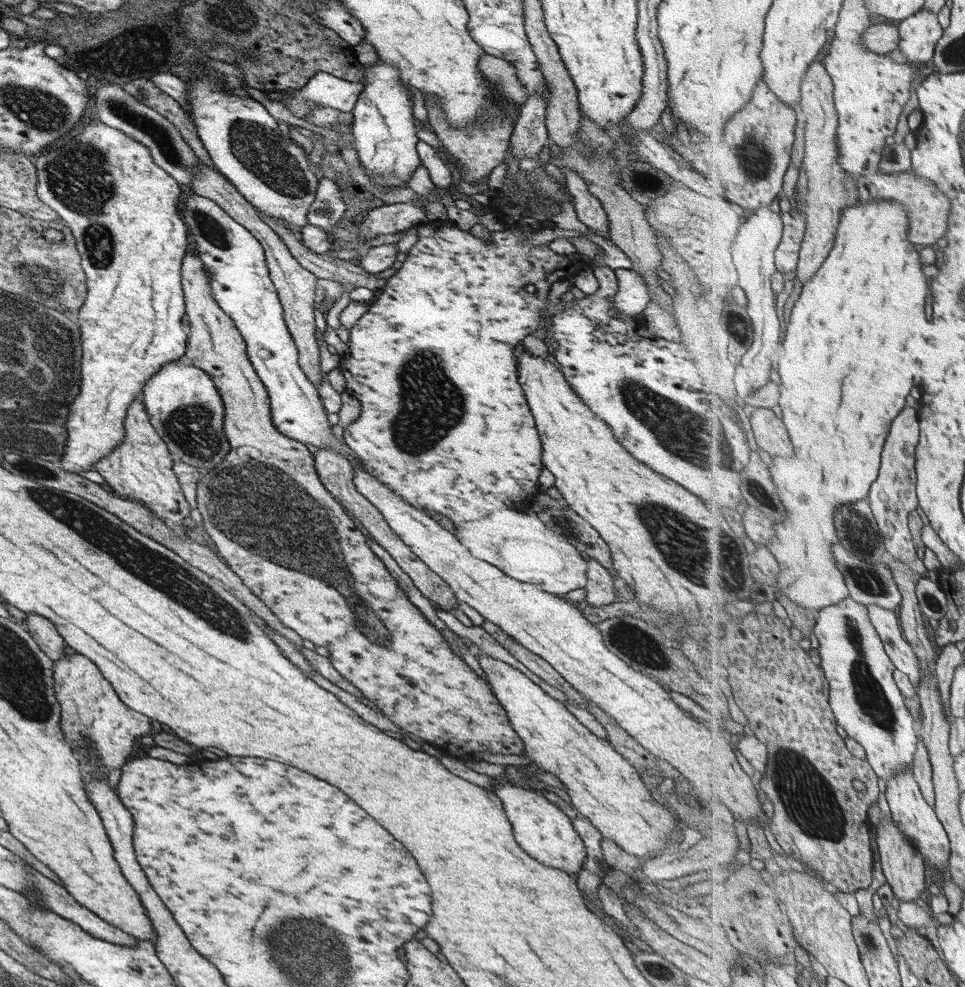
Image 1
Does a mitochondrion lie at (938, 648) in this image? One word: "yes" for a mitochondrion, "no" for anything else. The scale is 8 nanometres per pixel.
no

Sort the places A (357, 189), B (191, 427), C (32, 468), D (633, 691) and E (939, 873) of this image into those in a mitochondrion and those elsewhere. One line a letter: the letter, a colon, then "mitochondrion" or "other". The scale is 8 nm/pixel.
A: other
B: mitochondrion
C: mitochondrion
D: other
E: other

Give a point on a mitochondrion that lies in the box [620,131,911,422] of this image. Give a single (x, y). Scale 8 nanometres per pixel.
(642, 181)

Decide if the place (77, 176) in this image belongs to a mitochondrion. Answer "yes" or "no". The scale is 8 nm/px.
yes

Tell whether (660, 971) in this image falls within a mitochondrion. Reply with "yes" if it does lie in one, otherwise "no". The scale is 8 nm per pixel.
no

